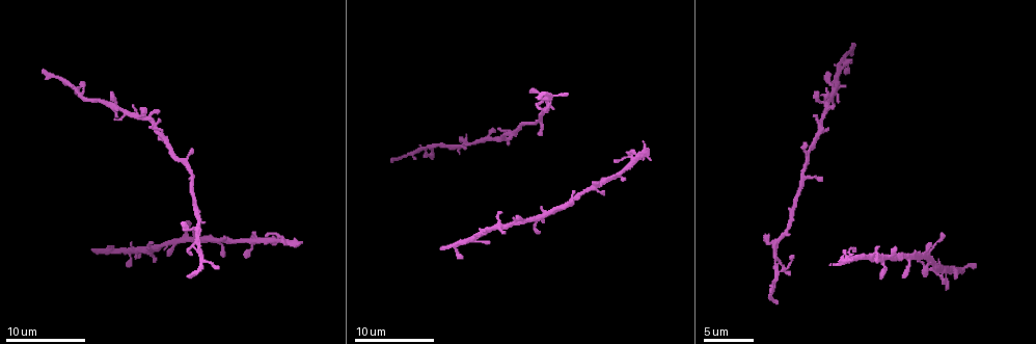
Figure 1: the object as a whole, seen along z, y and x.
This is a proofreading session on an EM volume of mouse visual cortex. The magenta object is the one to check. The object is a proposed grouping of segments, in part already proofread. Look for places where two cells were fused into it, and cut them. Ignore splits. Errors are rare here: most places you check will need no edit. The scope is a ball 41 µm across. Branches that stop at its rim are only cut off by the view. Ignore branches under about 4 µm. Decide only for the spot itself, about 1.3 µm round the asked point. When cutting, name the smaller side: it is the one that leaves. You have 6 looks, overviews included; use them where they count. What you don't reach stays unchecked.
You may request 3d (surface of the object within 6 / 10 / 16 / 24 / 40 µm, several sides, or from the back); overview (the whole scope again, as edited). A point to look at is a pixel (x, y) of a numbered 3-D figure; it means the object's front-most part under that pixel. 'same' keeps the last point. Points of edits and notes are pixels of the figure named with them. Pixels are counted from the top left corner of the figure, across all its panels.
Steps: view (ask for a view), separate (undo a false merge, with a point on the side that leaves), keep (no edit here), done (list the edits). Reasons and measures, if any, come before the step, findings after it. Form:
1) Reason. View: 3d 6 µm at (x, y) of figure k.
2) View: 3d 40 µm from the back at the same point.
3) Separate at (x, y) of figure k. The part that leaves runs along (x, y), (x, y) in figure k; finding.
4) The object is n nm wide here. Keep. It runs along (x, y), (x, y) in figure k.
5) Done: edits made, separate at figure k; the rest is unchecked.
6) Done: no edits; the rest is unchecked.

Thick turns thin. View: 3d 10 µm at (431, 146) of figure 1.

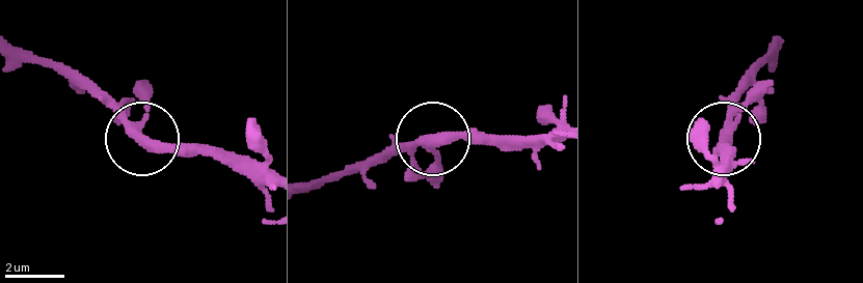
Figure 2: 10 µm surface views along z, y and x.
The object is 280 nm wide here. Keep. It runs along (719, 186), (726, 109), (740, 82) in figure 2; all the same cell.

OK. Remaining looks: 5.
Four arms meet. View: 3d 10 µm at (483, 139) of figure 1.

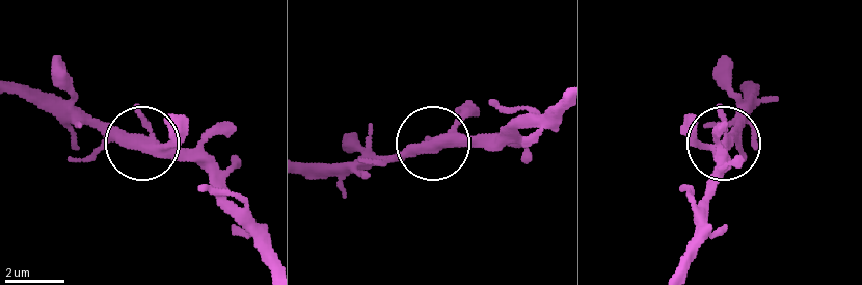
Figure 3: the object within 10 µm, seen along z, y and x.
4 arms meet here. Keep. It runs along (270, 248), (193, 160), (163, 158), (96, 126), (61, 121) in figure 3; continuous, no second cell.

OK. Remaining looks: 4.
View: 3d 10 µm at (550, 109) of figure 1.

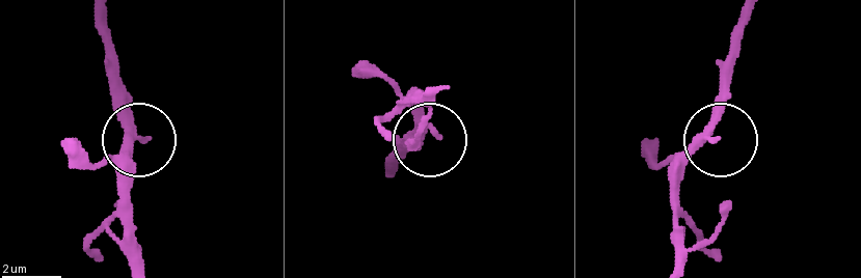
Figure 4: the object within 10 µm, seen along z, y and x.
The side arm is 35 µm long. Keep. It runs along (150, 140), (110, 83) in figure 4; all the same cell.

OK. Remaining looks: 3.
Done: no edits; the rest is unchecked.

